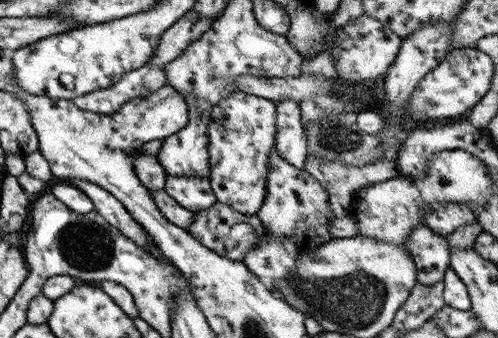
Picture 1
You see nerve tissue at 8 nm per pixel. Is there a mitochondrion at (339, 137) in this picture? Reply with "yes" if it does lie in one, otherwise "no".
yes

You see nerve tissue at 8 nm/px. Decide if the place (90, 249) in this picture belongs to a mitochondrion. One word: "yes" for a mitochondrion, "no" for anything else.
yes

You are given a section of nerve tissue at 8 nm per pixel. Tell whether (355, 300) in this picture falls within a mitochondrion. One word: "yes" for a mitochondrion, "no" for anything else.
yes

